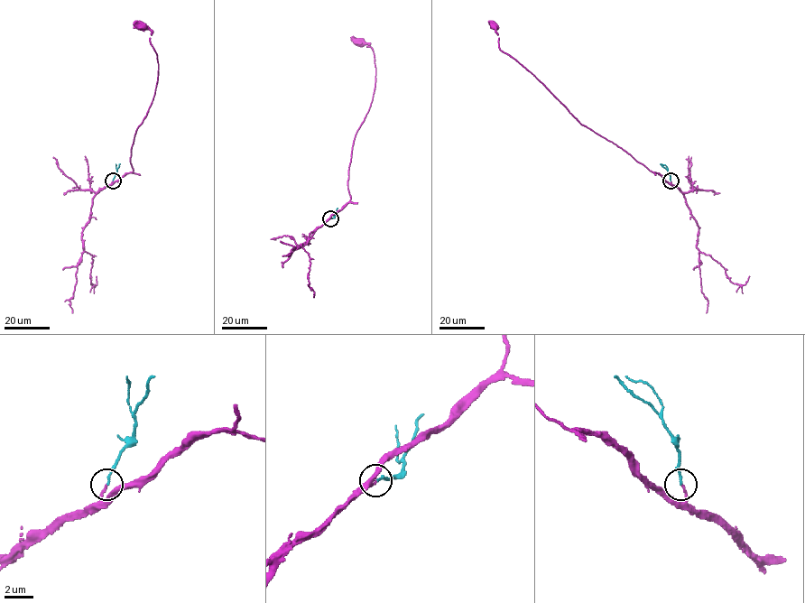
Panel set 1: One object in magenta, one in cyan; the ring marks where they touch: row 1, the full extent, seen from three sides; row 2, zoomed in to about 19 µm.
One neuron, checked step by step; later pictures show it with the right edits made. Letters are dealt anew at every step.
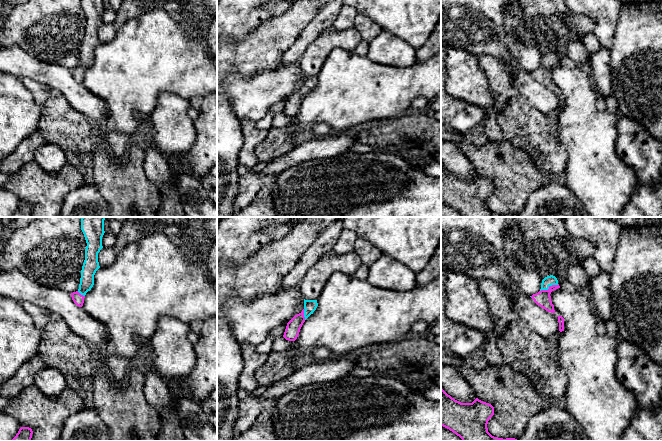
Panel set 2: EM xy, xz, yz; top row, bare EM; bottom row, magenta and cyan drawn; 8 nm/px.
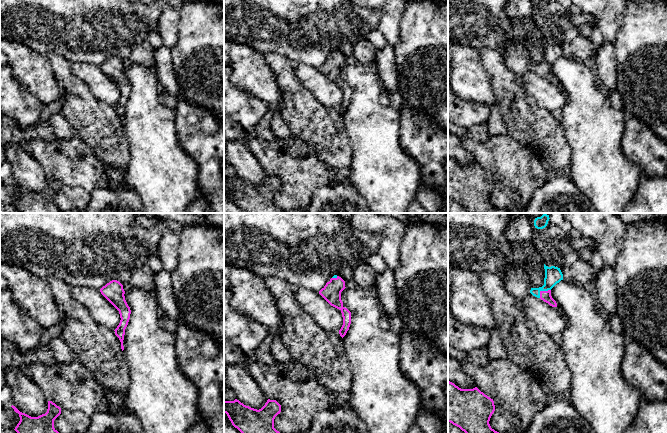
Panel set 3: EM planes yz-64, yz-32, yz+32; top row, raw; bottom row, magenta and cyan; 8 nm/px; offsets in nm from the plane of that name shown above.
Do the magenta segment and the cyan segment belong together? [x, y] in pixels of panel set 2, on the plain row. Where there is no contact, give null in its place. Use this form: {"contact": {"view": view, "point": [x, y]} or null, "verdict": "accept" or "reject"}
{"contact": {"view": "yz", "point": [549, 63]}, "verdict": "accept"}

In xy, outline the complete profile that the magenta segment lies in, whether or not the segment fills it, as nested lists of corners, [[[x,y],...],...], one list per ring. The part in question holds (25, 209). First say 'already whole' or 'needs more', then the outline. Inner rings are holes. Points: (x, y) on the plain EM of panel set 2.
already whole | [[[21,203],[11,217],[31,217],[33,207],[29,203]]]

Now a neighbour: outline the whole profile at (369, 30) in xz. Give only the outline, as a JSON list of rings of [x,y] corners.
[[[358,13],[353,26],[361,35],[362,39],[370,43],[375,39],[383,29],[365,15]]]

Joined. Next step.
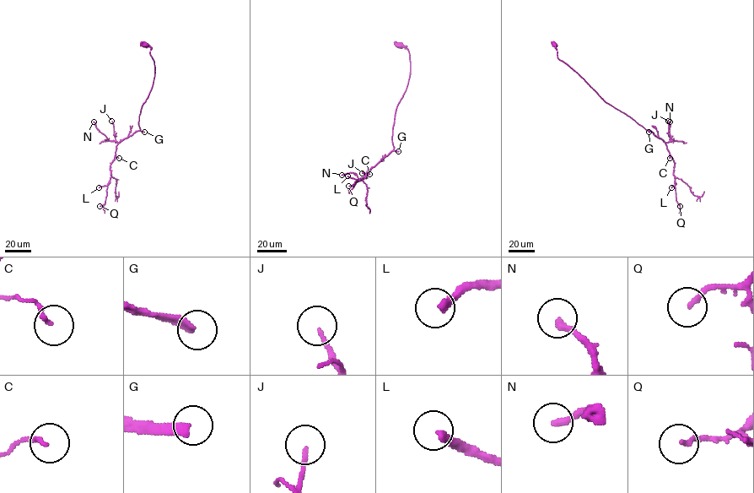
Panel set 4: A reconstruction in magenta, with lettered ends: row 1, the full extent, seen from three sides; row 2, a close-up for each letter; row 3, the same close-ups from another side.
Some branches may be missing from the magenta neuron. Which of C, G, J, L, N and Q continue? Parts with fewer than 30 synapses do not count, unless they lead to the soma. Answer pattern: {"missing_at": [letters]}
{"missing_at": ["G", "L", "N"]}

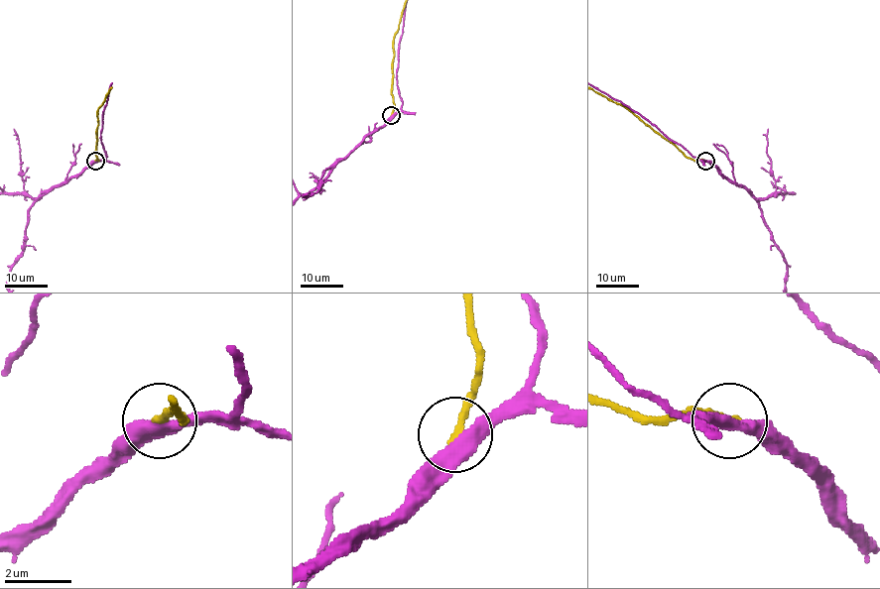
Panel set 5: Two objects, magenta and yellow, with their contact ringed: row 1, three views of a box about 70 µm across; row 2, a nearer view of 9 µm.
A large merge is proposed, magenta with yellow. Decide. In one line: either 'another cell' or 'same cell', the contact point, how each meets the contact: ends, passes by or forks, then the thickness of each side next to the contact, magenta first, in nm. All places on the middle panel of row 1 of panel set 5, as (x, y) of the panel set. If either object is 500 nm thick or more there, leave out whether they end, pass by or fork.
another cell | (391, 115) | magenta passes by | yellow ends | 420/240 nm

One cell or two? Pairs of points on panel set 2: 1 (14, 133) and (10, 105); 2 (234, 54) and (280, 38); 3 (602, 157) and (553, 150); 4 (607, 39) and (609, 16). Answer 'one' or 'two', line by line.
1: one
2: one
3: two
4: one

